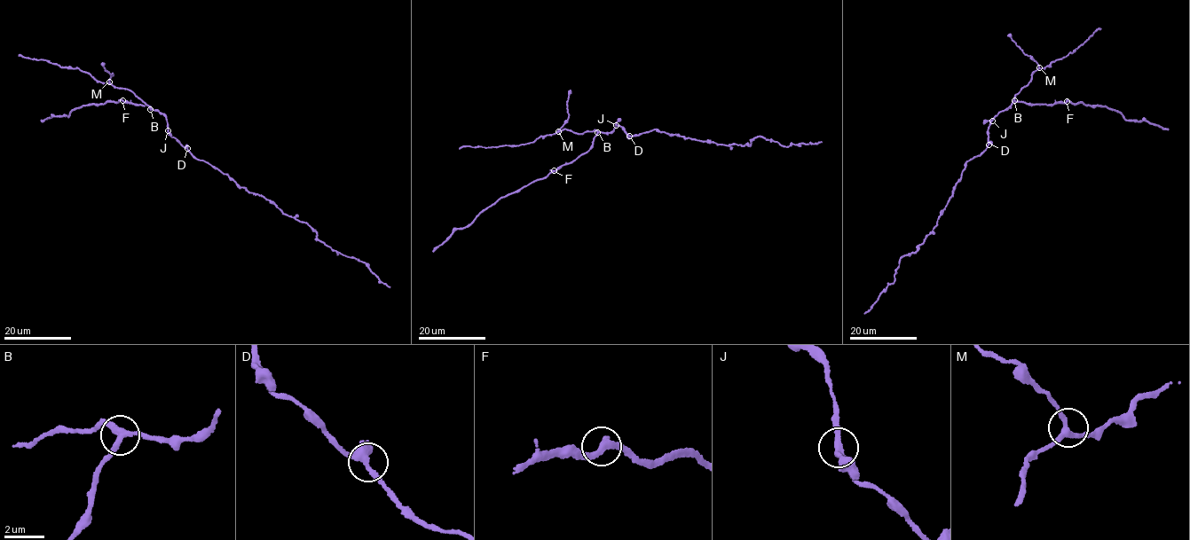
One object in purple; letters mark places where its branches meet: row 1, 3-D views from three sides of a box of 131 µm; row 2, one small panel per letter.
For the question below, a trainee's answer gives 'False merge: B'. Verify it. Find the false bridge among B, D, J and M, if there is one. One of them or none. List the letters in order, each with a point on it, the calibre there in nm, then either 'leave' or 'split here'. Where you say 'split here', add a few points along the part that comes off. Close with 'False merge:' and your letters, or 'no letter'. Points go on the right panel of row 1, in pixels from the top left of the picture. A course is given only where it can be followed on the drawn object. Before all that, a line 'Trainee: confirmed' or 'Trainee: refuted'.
Trainee: confirmed
B: place (1014, 100); calibre 280 nm; split here; course (1013, 100), (1038, 105), (1080, 102), (1106, 106), (1123, 115), (1126, 120), (1144, 120), (1167, 129)
D: place (989, 144); calibre 320 nm; leave
J: place (992, 121); calibre 280 nm; leave
M: place (1039, 67); calibre 280 nm; leave
False merge: B

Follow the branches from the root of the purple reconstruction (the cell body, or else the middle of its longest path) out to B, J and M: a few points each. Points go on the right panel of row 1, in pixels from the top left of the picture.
B: (988, 143), (989, 122), (1013, 100)
J: (988, 143), (988, 129), (992, 121)
M: (988, 143), (989, 122), (1012, 104), (1014, 96), (1039, 67)

